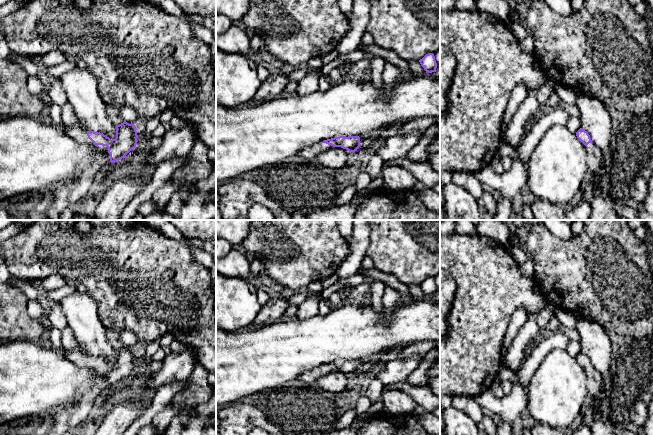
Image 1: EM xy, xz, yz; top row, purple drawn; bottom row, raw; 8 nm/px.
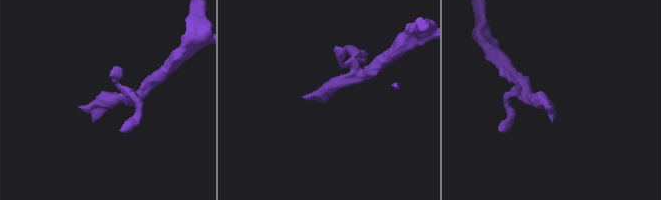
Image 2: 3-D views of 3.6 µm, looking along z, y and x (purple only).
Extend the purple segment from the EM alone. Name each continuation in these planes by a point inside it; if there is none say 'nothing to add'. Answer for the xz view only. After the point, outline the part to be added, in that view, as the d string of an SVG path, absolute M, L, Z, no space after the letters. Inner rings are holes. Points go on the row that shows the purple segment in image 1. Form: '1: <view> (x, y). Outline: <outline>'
1: xz (309, 152). Outline: M322 142L321 144L315 143L310 146L307 146L303 148L299 153L298 156L300 156L303 159L311 160L313 158L316 158L317 155L321 154L327 149L332 148L333 146L326 144L325 142Z

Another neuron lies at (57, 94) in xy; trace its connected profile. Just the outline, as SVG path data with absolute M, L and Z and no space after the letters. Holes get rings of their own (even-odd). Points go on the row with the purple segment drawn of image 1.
M59 78L47 88L47 93L52 102L60 107L68 102L67 94L63 89Z

